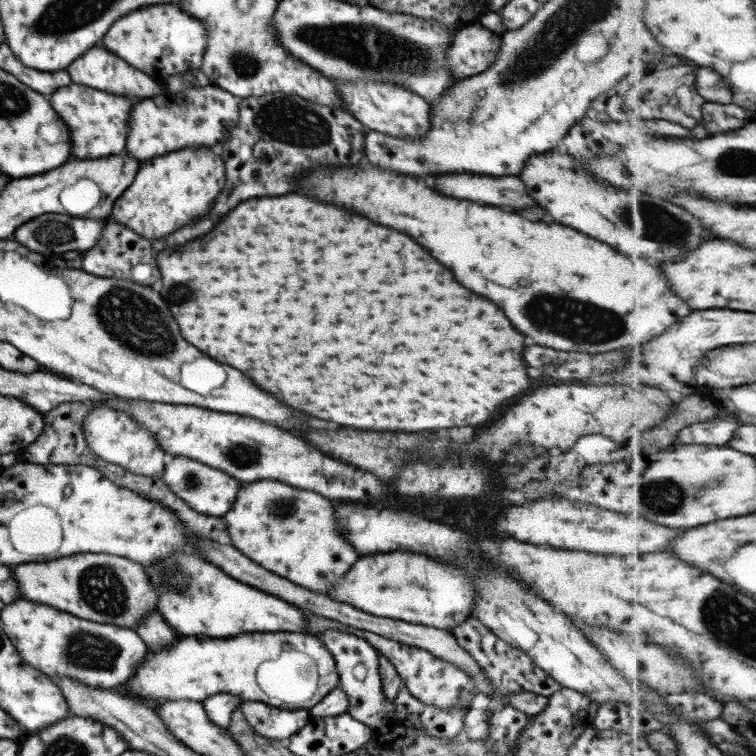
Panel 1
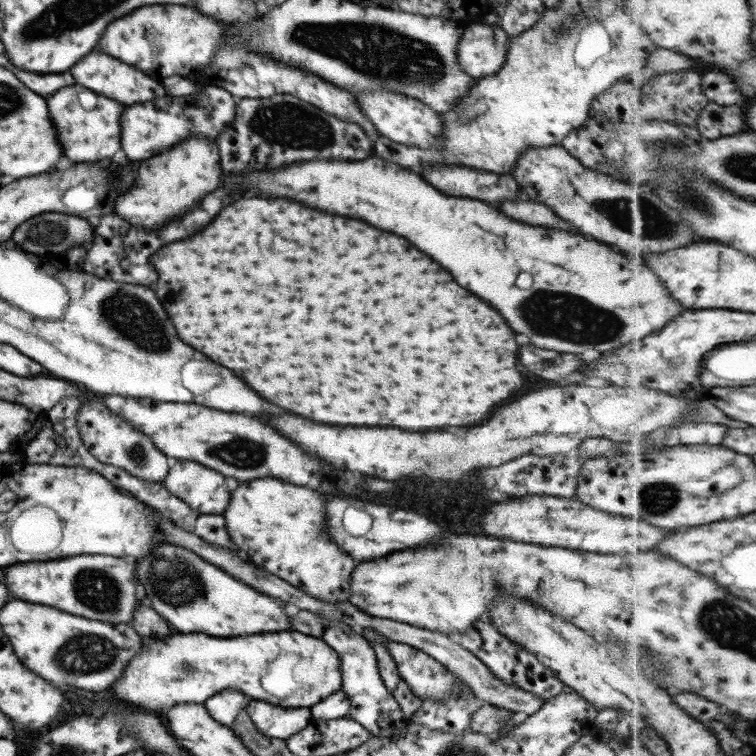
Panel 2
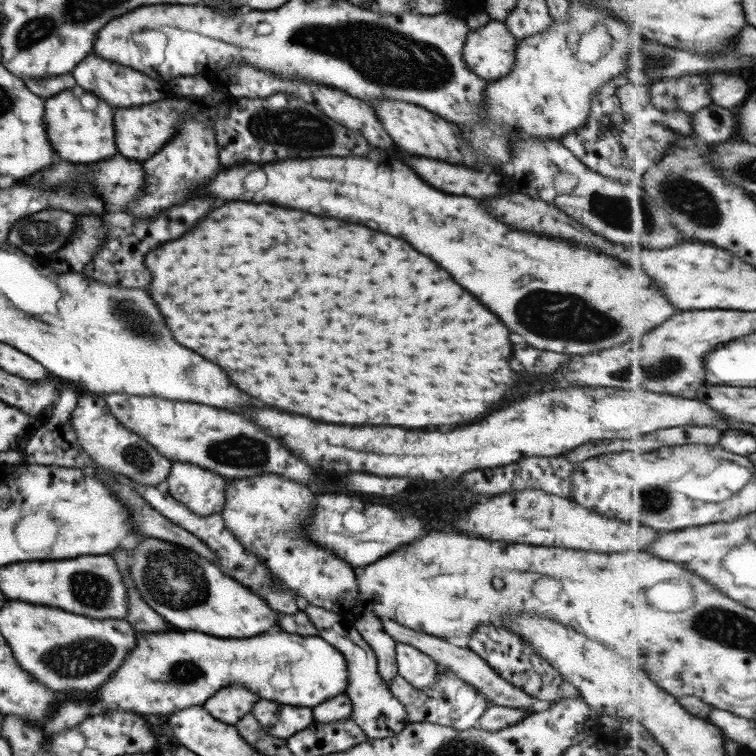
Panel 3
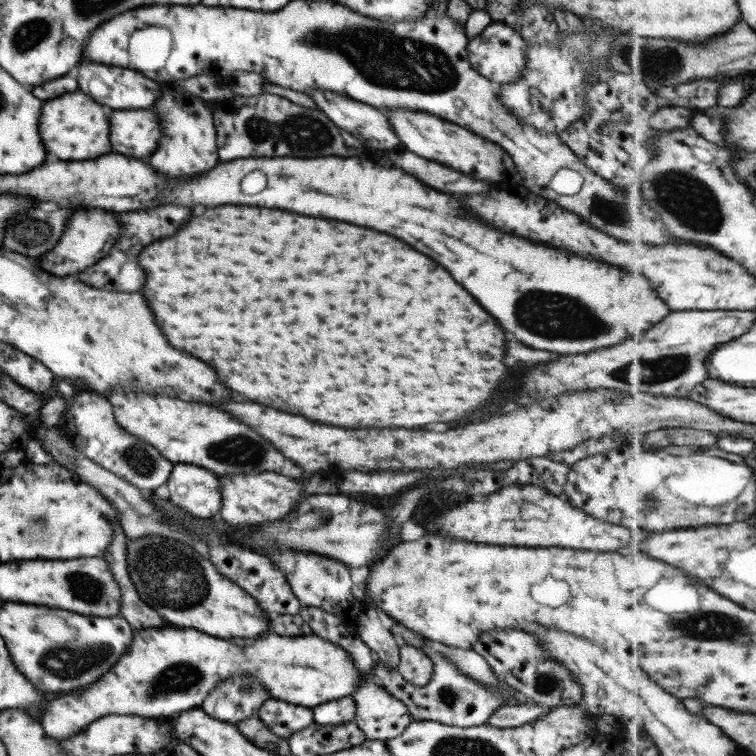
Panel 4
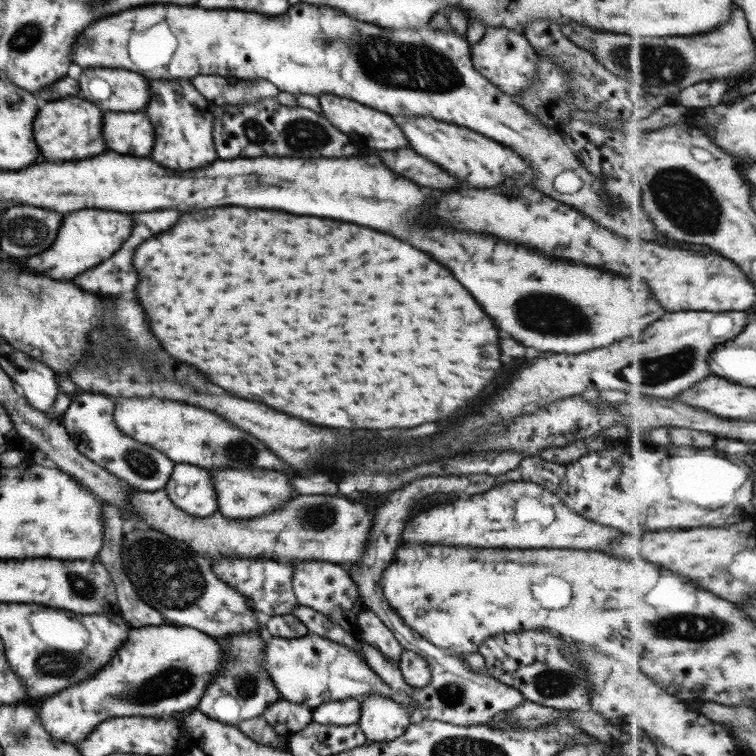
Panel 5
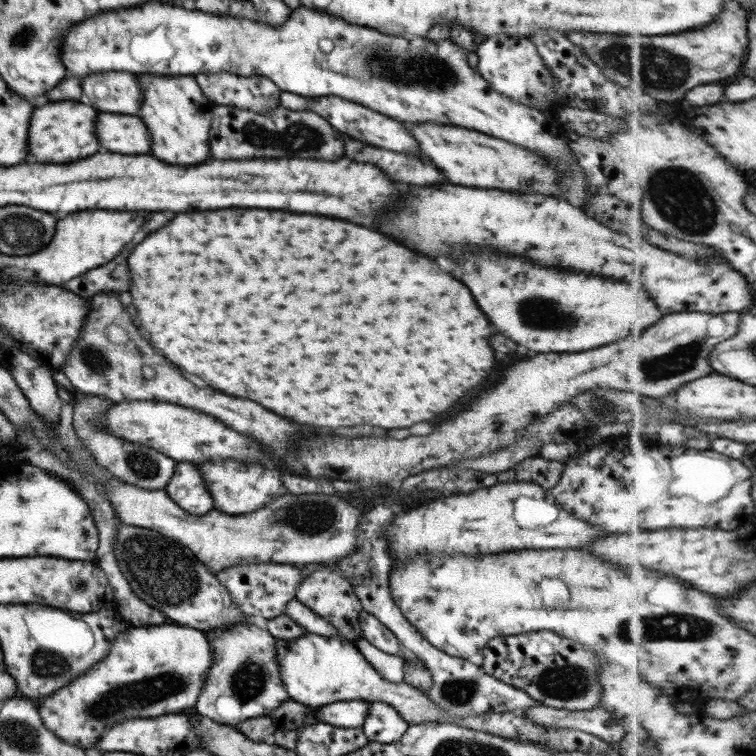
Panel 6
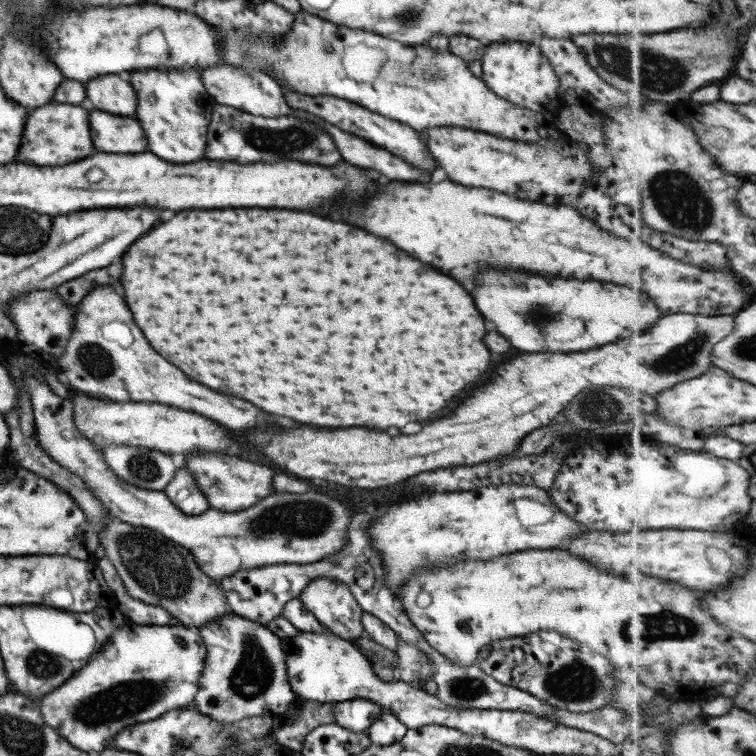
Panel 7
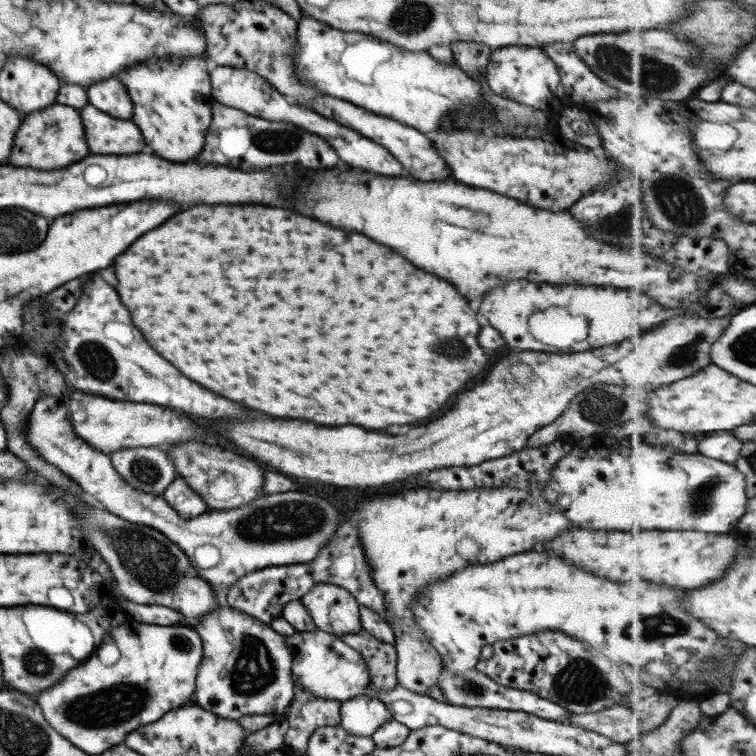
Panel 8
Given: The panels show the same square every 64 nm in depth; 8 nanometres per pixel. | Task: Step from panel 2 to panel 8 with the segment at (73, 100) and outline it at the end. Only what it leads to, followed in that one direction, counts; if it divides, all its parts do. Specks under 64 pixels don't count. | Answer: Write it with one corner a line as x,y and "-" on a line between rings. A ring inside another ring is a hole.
53,104
51,108
45,108
43,112
27,114
17,132
15,142
11,148
11,154
7,156
7,164
13,166
27,166
35,170
59,170
71,162
77,162
89,154
83,138
83,126
79,120
79,112
75,108

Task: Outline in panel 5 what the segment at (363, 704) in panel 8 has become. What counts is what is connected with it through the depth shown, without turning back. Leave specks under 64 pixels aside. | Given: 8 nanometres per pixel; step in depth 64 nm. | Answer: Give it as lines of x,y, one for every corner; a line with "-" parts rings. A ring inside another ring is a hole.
359,698
326,702
311,711
312,720
319,724
345,726
358,724
360,717

